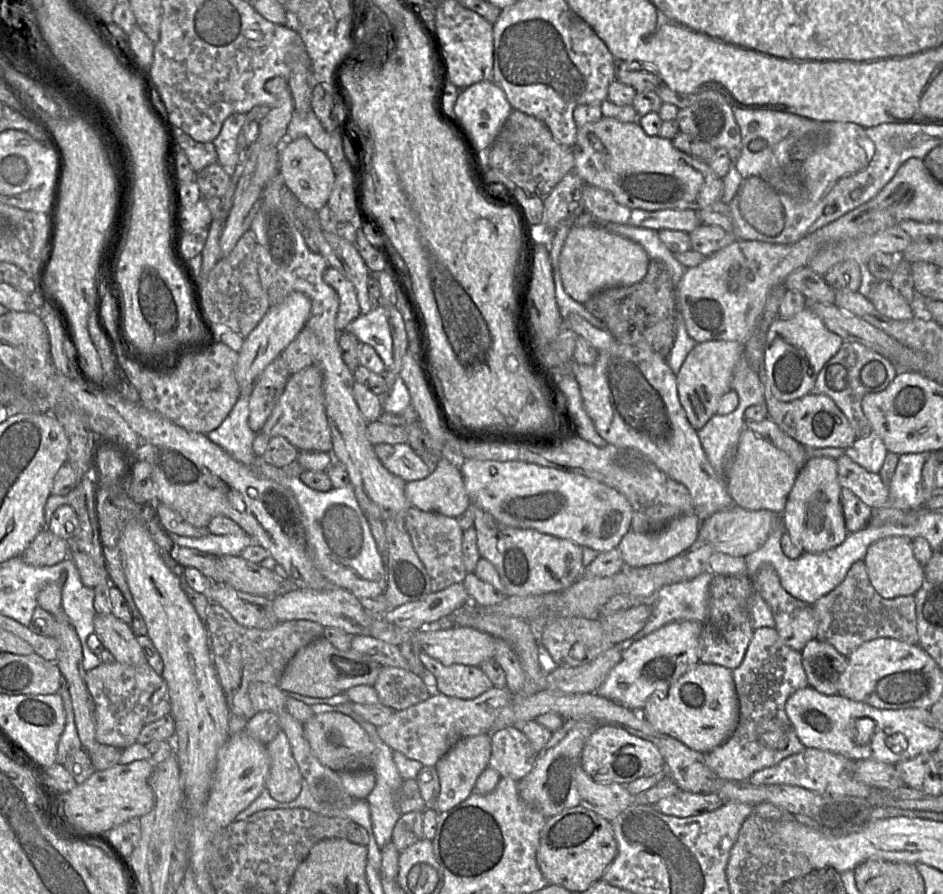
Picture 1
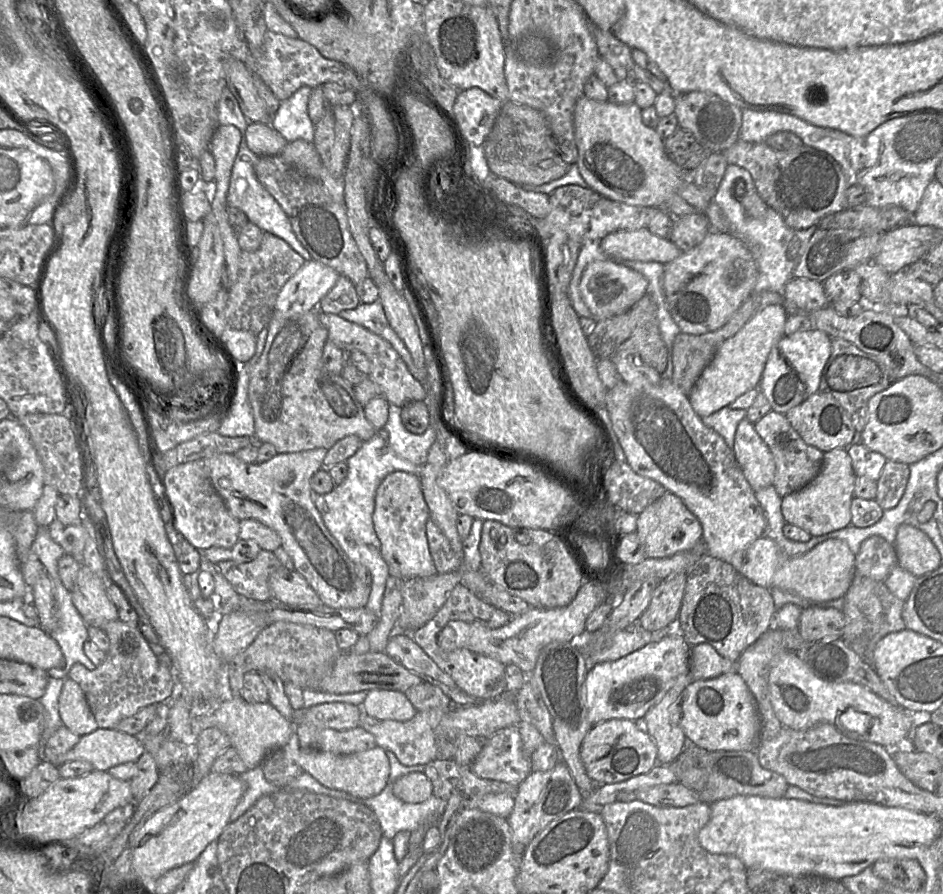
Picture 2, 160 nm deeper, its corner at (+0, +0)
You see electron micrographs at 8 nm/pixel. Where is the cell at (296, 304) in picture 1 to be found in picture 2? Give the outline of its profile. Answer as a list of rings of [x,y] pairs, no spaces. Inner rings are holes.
[[[314,259],[305,261],[279,292],[275,314],[299,316],[317,308],[339,276],[336,270]]]

